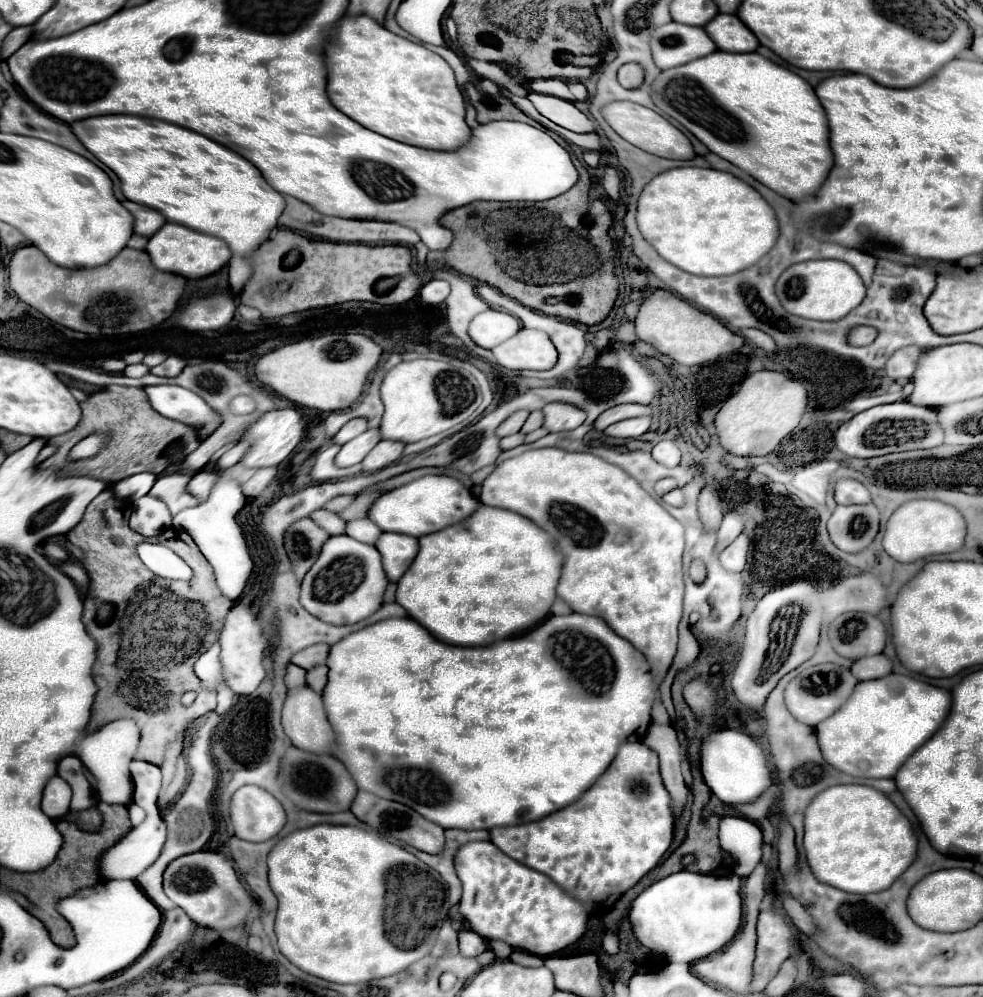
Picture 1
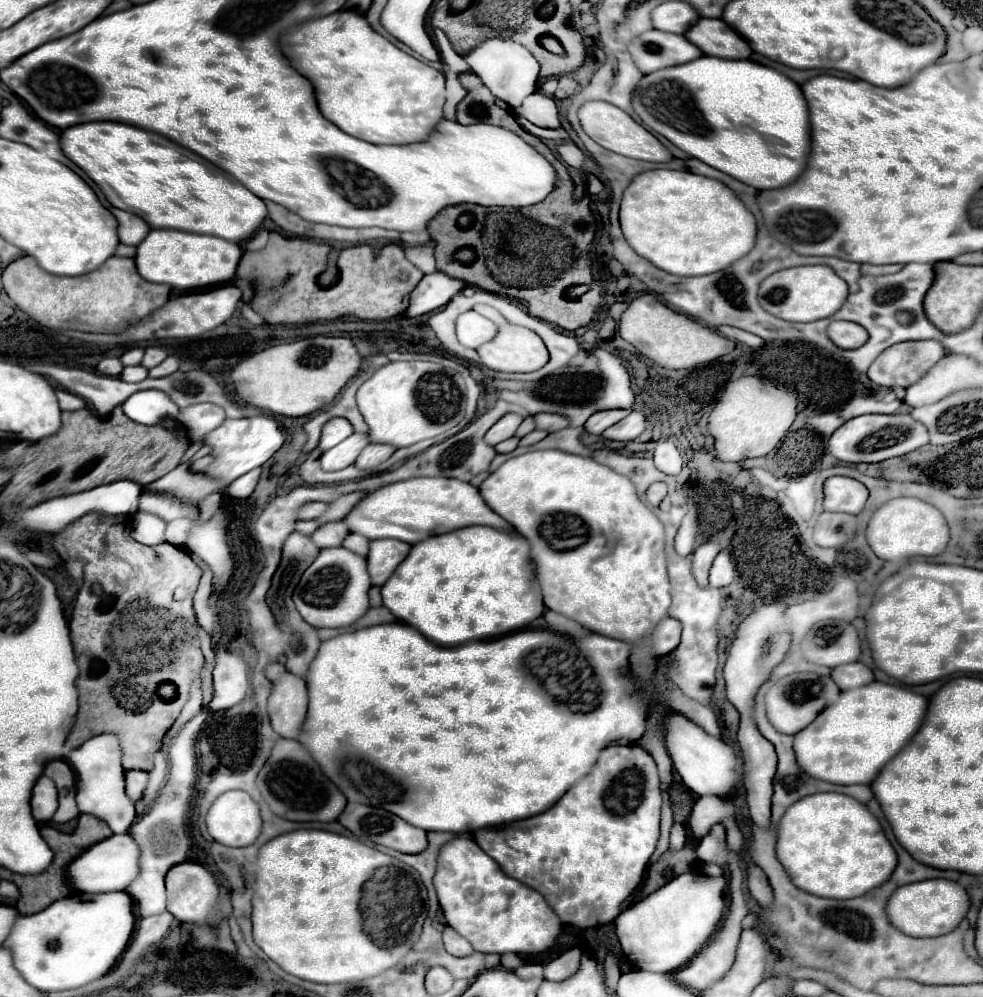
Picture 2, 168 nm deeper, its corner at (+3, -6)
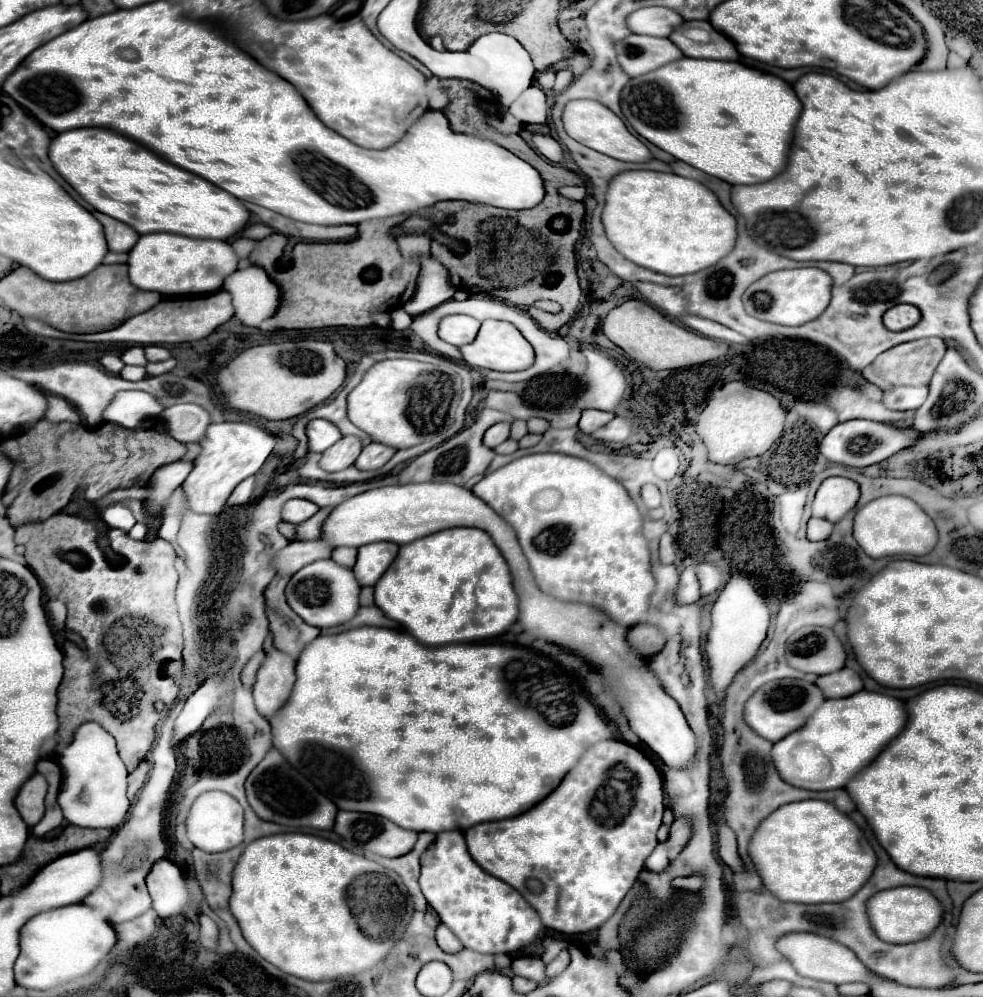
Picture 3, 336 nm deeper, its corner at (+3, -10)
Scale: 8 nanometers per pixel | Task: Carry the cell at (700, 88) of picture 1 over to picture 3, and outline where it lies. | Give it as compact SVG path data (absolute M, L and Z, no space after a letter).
M690 57L632 79L622 91L620 107L628 123L644 139L676 159L732 185L764 183L786 169L794 127L802 111L802 103L792 91L792 85L776 75L750 69L738 61L704 61Z

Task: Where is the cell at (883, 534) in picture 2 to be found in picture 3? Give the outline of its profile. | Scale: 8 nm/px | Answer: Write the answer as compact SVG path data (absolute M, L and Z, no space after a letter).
M888 495L870 501L854 517L854 535L866 555L872 559L898 555L928 555L938 543L938 529L932 517L912 499L902 495Z

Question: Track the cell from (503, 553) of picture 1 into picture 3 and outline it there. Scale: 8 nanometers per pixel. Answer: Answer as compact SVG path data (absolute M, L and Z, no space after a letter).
M472 527L440 531L436 535L418 539L416 543L402 545L400 555L374 587L374 601L386 613L386 617L404 625L422 645L472 643L498 637L518 621L519 614L519 599L508 573L506 559L486 531Z

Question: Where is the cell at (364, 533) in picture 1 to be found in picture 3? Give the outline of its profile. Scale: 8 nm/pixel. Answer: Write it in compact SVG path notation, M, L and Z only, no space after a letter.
M338 547L338 549L334 549L332 559L336 559L336 563L340 563L344 567L354 567L354 563L356 563L356 549L354 547Z

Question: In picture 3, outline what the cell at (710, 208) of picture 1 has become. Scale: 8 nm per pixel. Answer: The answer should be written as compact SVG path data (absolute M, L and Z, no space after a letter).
M624 171L616 175L606 193L602 223L612 245L626 259L632 259L632 263L664 275L690 275L708 269L726 257L738 239L736 219L722 207L716 193L694 179L686 179L676 173Z

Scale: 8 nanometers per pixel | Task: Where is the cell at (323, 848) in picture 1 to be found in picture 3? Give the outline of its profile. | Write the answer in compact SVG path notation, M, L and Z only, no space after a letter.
M280 833L264 837L256 843L250 843L236 863L230 907L240 923L244 939L262 959L266 959L280 971L304 981L334 981L340 977L358 975L382 961L396 943L396 935L386 941L372 941L364 937L348 907L348 885L358 875L364 875L368 871L386 871L386 867L362 855L356 855L324 837L306 833Z

